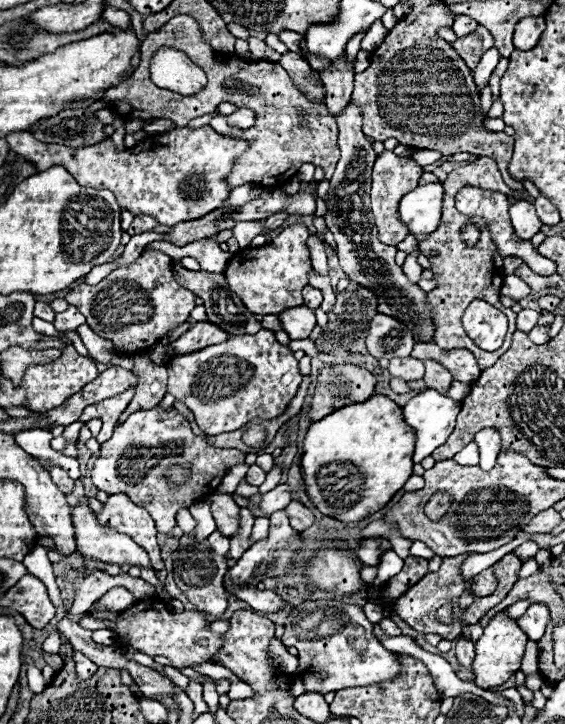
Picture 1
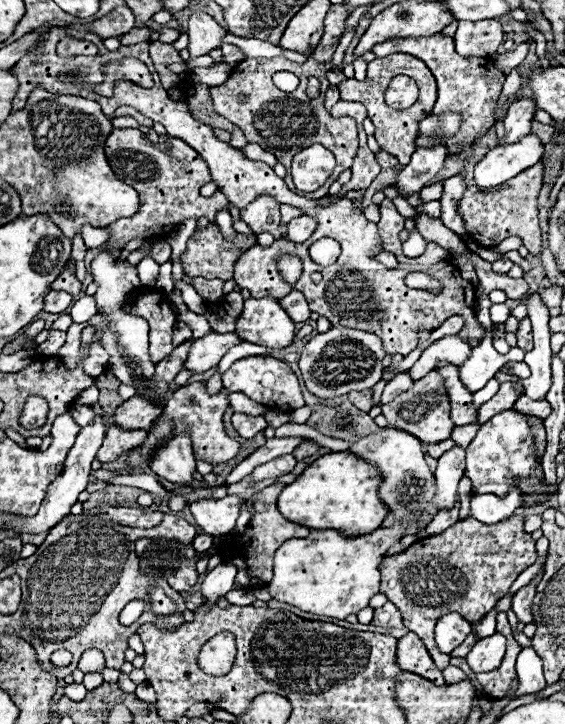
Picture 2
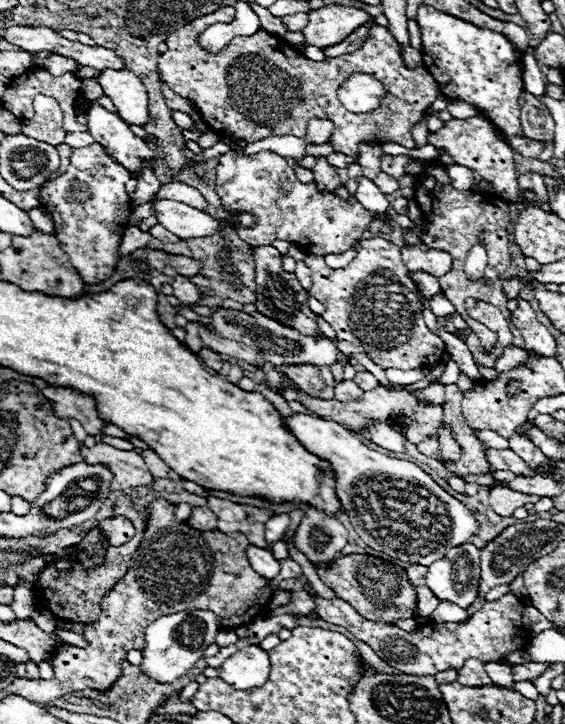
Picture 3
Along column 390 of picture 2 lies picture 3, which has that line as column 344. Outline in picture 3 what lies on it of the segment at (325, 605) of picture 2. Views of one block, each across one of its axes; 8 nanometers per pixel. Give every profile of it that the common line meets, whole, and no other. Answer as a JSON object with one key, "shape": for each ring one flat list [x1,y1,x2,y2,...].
{"shape":[[308,508,294,542,310,562,330,564,334,560,334,554,348,544,348,530,336,516]]}

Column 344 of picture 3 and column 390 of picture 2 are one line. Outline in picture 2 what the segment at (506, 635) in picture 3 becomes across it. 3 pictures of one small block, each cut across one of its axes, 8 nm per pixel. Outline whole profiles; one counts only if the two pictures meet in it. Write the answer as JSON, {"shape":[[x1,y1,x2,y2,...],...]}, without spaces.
{"shape":[[386,602,382,608,374,610,374,626,382,626,382,628,402,628,402,616,398,612,398,608,392,602]]}

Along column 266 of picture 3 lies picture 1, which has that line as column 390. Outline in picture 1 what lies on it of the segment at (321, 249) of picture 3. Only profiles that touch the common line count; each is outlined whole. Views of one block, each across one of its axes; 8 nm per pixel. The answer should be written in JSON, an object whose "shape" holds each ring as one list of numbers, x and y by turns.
{"shape":[[384,150,376,158,376,164,372,170,372,192,370,192,370,196,372,196,372,214,376,218,378,238,382,244,396,246,400,240,404,240,410,234,408,228,404,228,404,224,400,224,398,204,400,204,404,194,408,194,412,188,418,186,422,172,424,172,422,166,418,166,412,158,400,158,392,150]]}

